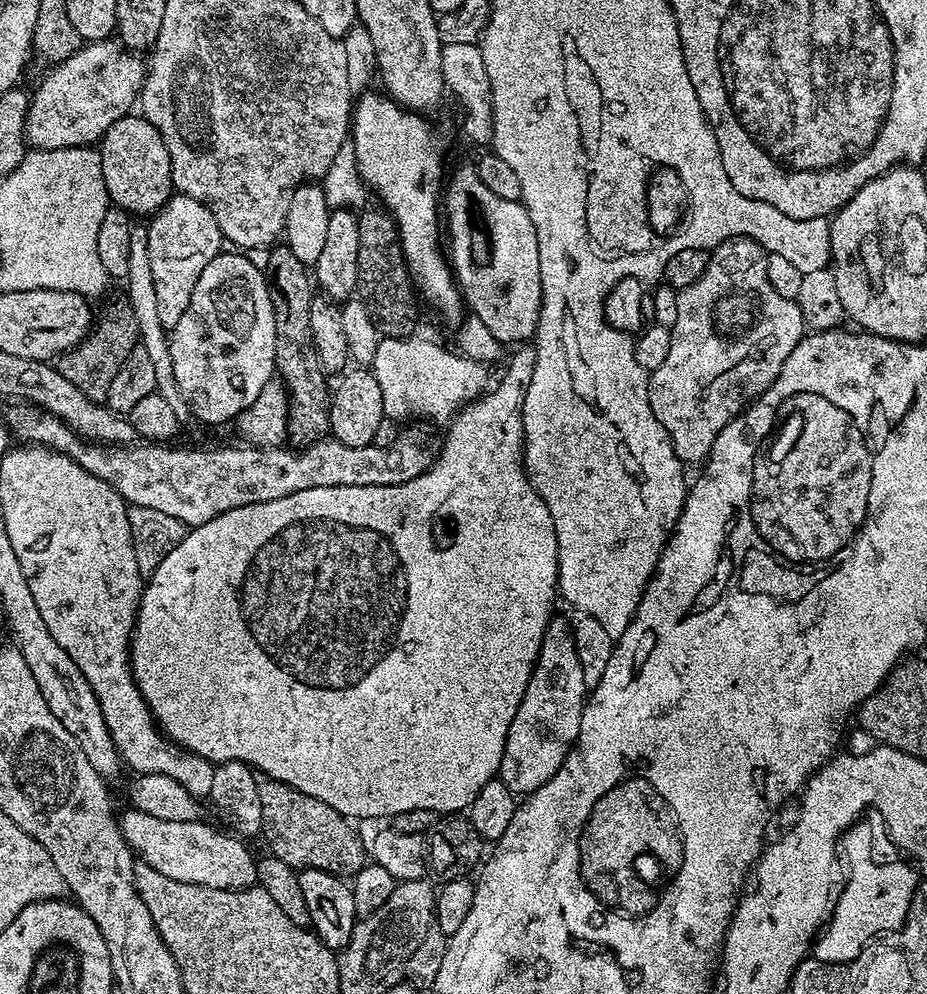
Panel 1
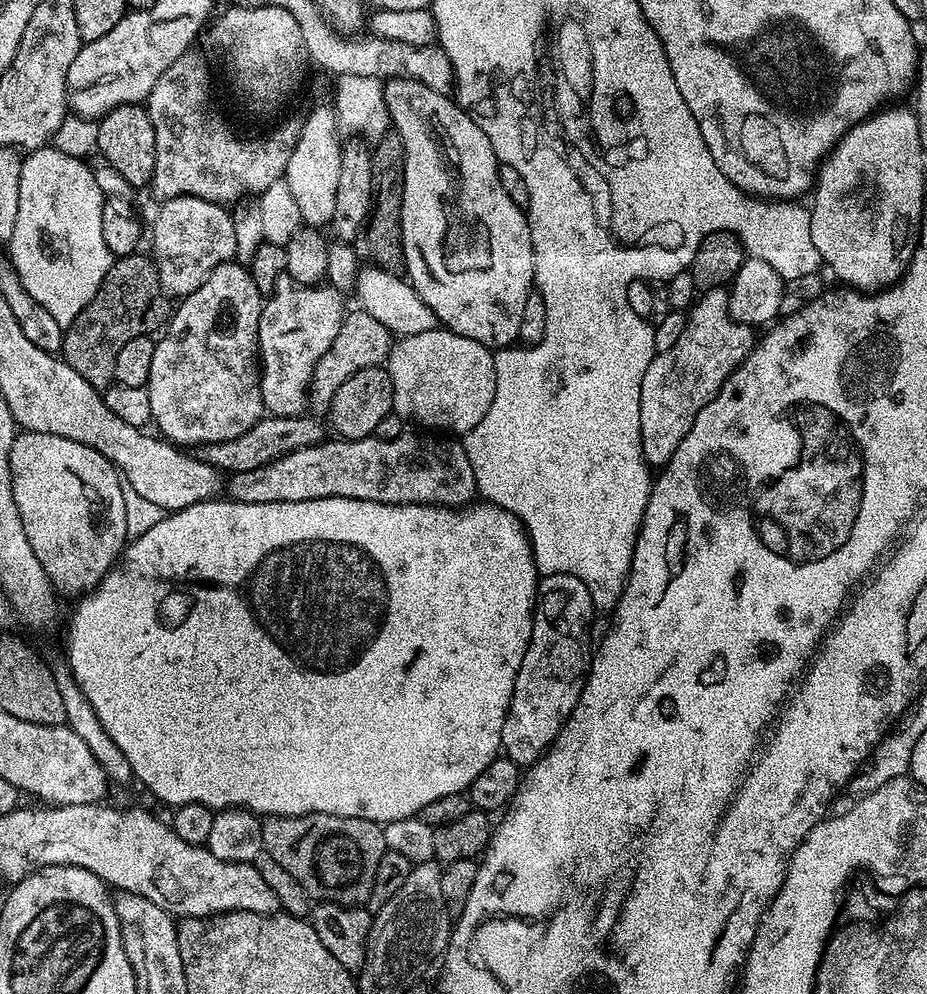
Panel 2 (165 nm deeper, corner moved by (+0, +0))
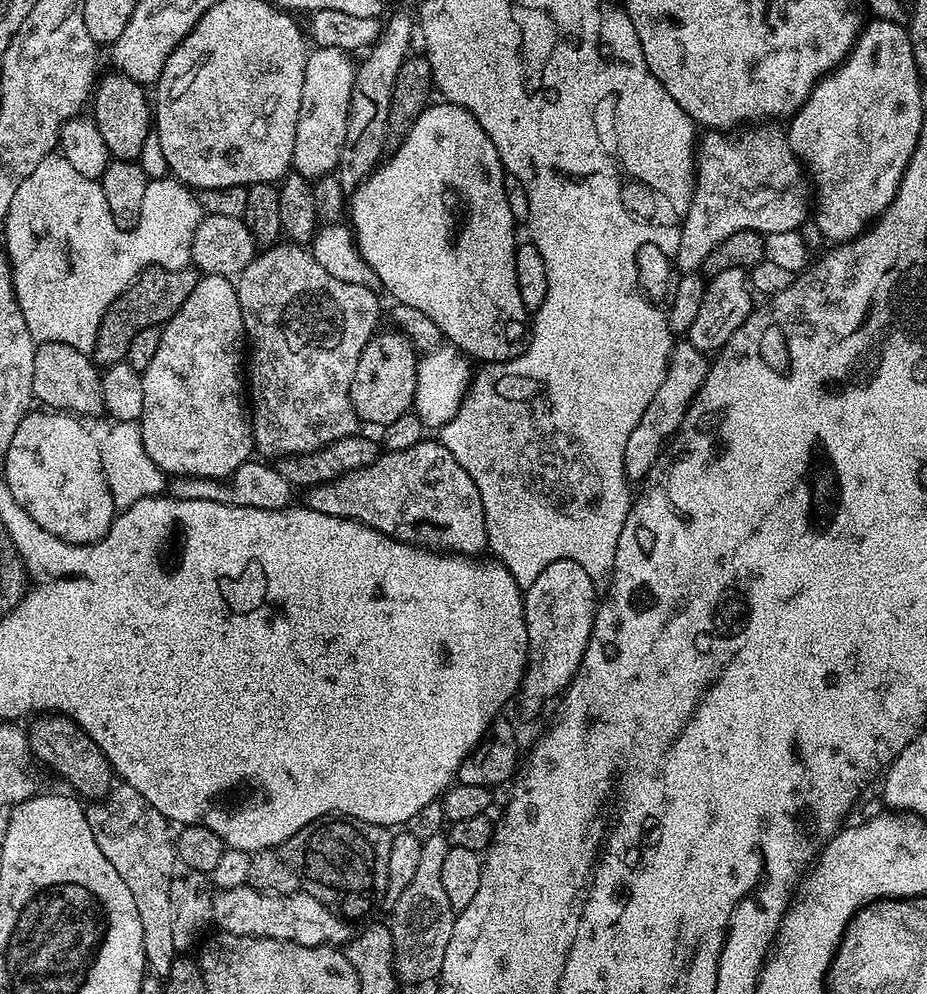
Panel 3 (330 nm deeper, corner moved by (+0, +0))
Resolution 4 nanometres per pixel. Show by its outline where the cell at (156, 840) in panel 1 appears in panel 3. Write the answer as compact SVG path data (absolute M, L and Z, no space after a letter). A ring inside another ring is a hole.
M251 886L226 888L213 895L212 919L220 932L274 938L294 942L298 946L344 946L354 935L353 929L348 929L351 928L349 921L322 906L322 902L318 902L318 898L306 890L289 896L271 896Z

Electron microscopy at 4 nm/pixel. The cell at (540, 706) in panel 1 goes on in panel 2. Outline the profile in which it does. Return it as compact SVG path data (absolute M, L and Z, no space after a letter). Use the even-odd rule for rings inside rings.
M559 572L553 576L543 577L536 590L536 613L532 615L532 633L530 646L526 646L526 658L522 658L522 666L518 670L518 678L514 678L514 694L510 698L510 706L506 714L506 722L502 726L503 755L521 766L531 766L552 747L556 735L568 720L584 689L584 681L588 679L588 670L592 666L594 640L592 644L592 612L594 605L590 598L590 590L582 578L574 574Z

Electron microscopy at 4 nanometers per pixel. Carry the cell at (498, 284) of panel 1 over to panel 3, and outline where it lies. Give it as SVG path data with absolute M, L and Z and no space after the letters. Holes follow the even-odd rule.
M436 102L420 115L418 122L414 122L410 134L406 134L402 143L395 145L393 152L396 153L392 157L389 155L376 171L371 172L356 187L356 191L351 193L350 218L352 214L352 220L350 219L350 227L356 237L356 249L360 251L362 258L370 266L370 270L374 270L379 287L381 289L384 287L393 296L396 304L414 306L414 310L422 310L422 314L427 314L438 326L438 330L442 330L445 341L451 347L460 349L473 361L480 360L479 362L484 364L507 364L515 356L524 353L524 349L528 346L530 313L528 307L522 302L522 294L518 294L518 274L516 273L518 222L512 216L510 202L506 202L506 190L504 189L506 173L498 158L498 150L494 146L494 142L490 142L486 130L482 130L482 126L478 126L478 122L465 108L460 108L457 104Z

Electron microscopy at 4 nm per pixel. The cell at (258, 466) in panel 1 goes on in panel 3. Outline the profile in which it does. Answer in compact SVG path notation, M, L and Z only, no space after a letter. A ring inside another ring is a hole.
M423 438L406 450L385 451L377 455L376 463L348 472L325 484L316 484L313 488L307 489L306 496L307 507L318 510L318 514L330 514L343 520L356 520L359 524L370 526L404 544L473 558L479 557L483 553L480 551L488 548L482 494L478 494L474 478L470 478L470 474L466 474L466 470L458 466L458 458L454 458L454 454L450 454L450 450L446 450L446 446L436 438L432 440Z

